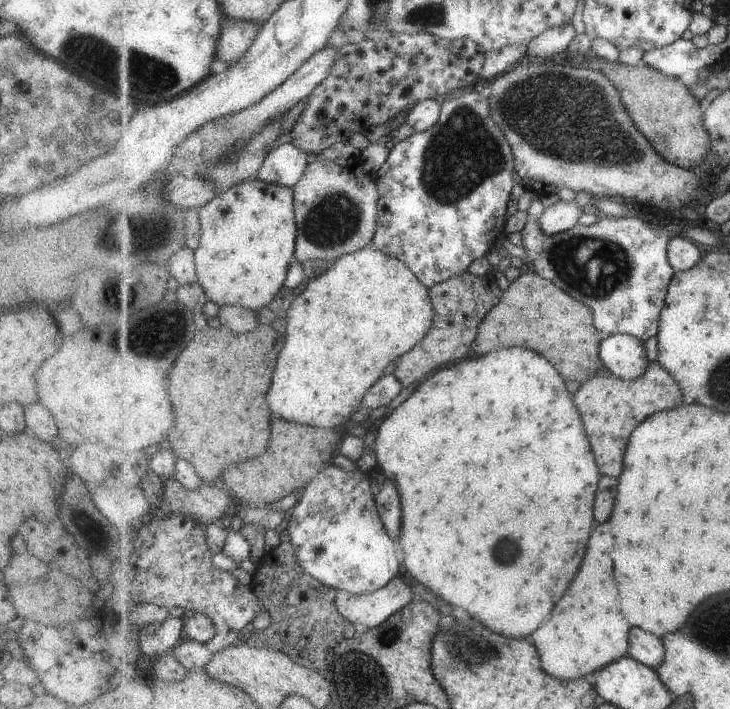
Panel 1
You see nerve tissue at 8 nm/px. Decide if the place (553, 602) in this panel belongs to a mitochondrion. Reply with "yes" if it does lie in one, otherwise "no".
no

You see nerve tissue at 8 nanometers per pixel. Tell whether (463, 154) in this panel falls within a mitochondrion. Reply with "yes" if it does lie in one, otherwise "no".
yes

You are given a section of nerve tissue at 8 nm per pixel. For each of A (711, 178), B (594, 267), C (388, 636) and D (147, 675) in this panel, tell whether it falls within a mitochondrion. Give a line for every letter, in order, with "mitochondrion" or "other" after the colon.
A: other
B: mitochondrion
C: mitochondrion
D: other

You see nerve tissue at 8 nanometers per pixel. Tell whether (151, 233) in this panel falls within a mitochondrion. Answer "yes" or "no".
yes

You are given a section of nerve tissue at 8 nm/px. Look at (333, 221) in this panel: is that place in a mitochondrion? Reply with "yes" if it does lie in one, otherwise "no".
yes

